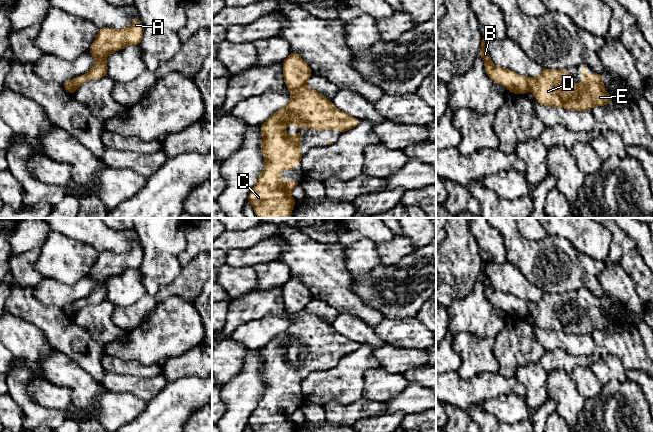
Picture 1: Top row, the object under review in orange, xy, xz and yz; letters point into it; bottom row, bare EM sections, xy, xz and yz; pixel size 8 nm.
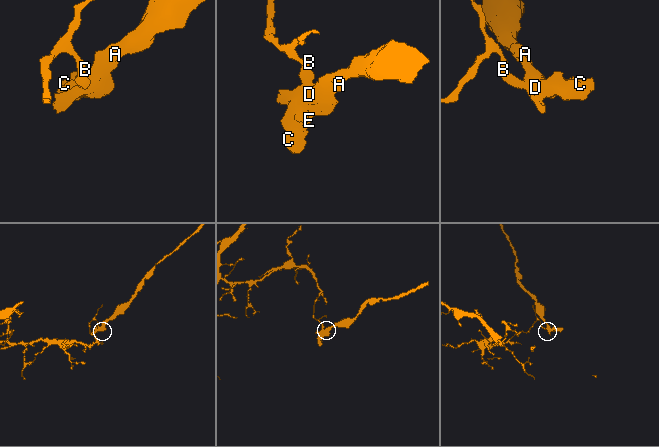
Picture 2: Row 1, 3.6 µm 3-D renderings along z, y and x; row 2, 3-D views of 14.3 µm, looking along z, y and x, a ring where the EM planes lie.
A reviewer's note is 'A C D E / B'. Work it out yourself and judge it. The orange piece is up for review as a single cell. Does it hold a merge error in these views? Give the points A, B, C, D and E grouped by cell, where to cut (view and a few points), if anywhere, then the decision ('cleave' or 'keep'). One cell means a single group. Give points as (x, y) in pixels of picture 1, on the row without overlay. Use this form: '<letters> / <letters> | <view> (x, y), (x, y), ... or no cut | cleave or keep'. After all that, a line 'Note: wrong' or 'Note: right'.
A C D E / B | xz (304, 308), (290, 314) | cleave
Note: right

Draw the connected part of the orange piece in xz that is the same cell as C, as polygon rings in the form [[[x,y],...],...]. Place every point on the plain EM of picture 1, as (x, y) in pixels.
[[[305,309],[291,313],[290,318],[290,326],[261,349],[265,392],[248,419],[253,432],[293,432],[296,427],[290,415],[301,405],[282,405],[281,390],[285,389],[285,395],[289,396],[303,382],[302,355],[286,359],[285,350],[291,348],[316,355],[337,353],[344,357],[360,348],[360,344],[335,332],[332,325]]]

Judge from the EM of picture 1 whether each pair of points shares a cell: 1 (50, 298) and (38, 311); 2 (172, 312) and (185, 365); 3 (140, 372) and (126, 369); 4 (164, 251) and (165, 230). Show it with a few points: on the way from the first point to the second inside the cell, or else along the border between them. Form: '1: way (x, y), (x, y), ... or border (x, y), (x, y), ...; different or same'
1: border (32, 287), (32, 293), (39, 301), (61, 309); different
2: border (201, 345), (179, 356), (170, 357), (161, 364); different
3: way (137, 370), (129, 369); same
4: way (164, 246), (164, 235); same

